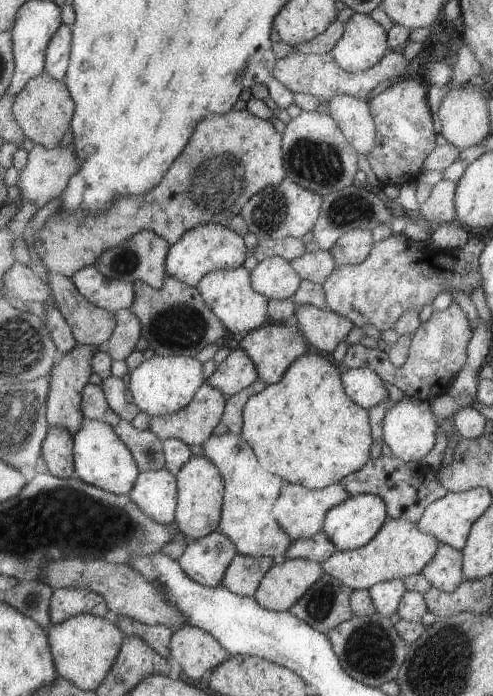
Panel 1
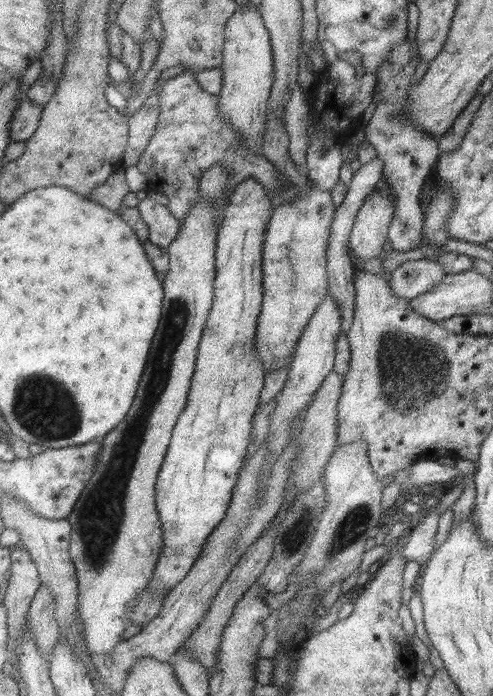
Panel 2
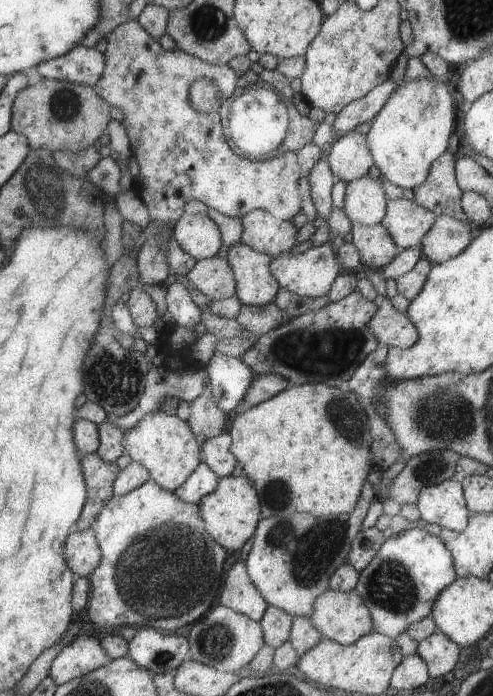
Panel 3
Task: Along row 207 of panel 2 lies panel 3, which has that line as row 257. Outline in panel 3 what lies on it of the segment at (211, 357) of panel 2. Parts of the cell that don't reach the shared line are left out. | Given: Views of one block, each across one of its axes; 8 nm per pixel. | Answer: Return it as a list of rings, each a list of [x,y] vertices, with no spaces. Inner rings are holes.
[[[235,242],[227,246],[224,258],[234,276],[234,296],[242,305],[265,306],[275,298],[280,286],[269,268],[272,256]]]

